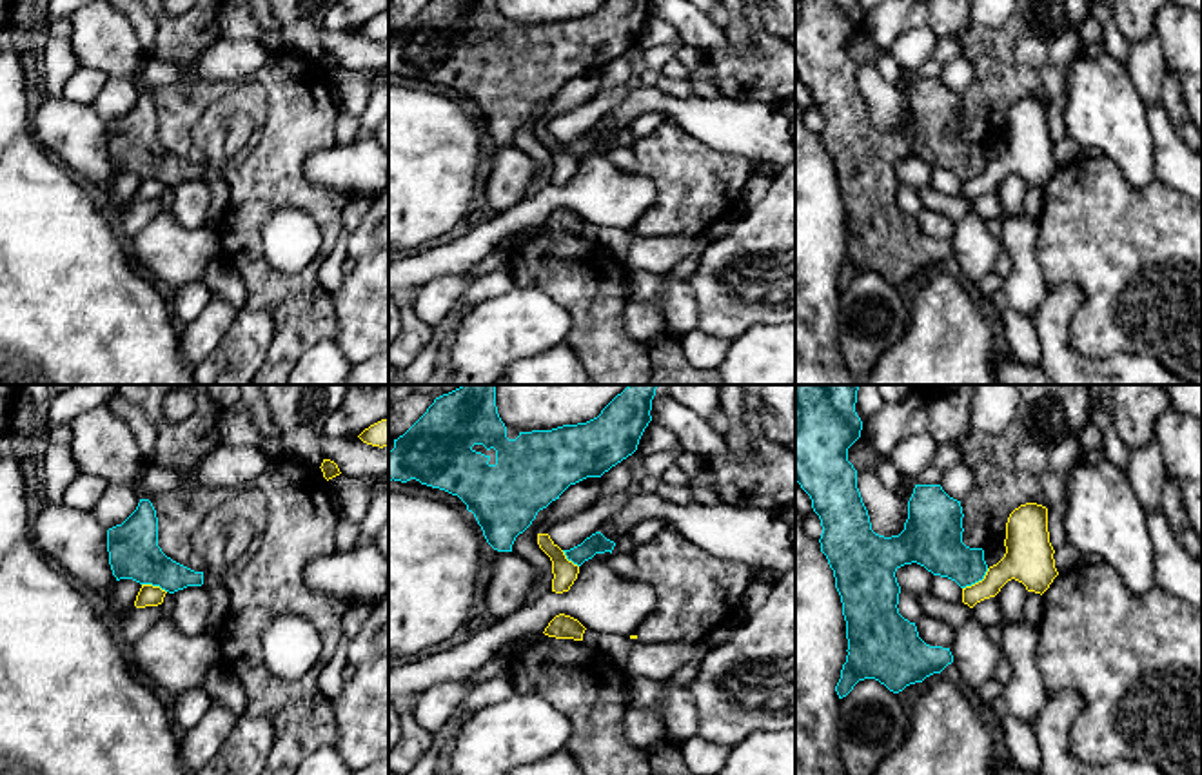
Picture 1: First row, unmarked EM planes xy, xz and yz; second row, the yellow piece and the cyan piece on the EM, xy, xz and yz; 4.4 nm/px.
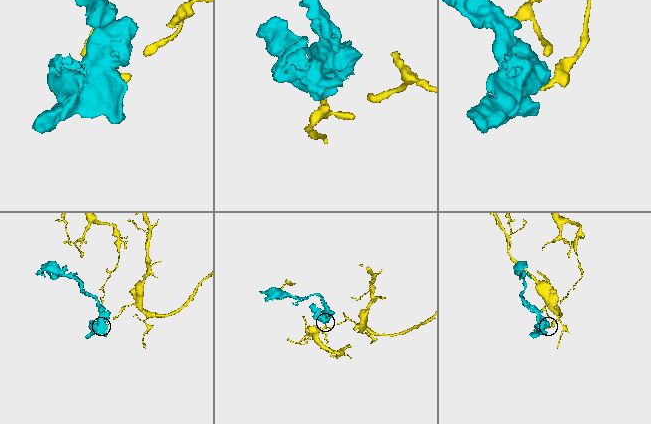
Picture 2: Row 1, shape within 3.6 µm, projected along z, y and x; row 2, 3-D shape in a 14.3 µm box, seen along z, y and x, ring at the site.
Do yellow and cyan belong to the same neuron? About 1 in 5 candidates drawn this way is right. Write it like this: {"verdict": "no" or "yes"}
{"verdict": "no"}

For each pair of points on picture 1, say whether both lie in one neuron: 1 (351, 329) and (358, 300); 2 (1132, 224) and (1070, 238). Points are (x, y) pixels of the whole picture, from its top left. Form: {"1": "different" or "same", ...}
{"1": "same", "2": "same"}

